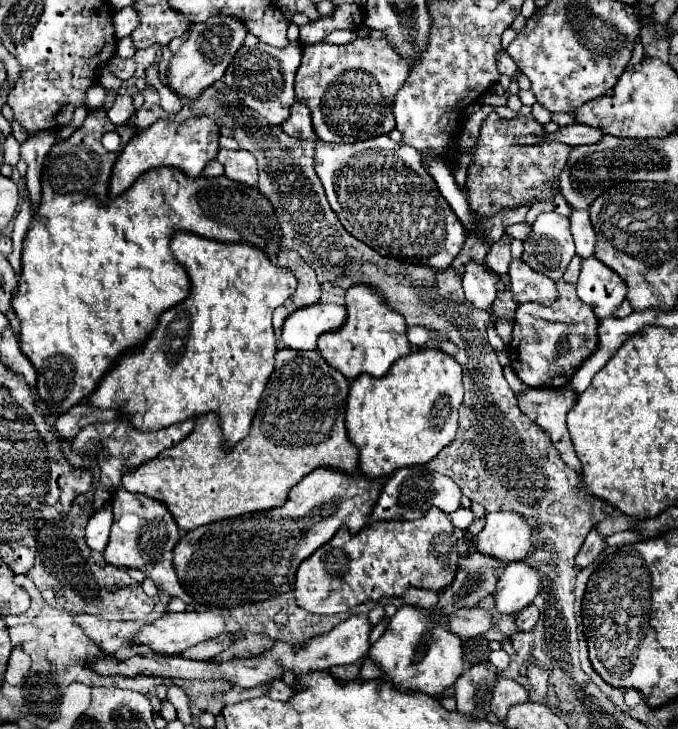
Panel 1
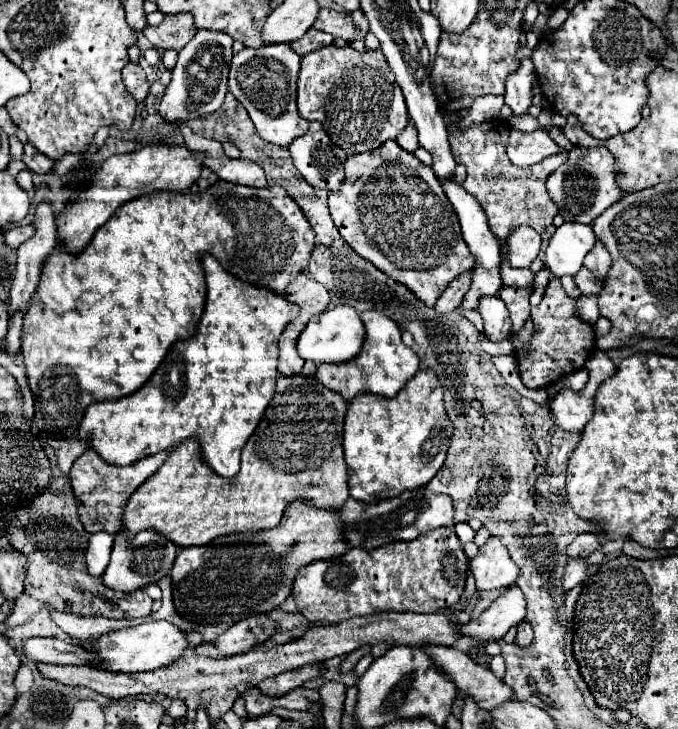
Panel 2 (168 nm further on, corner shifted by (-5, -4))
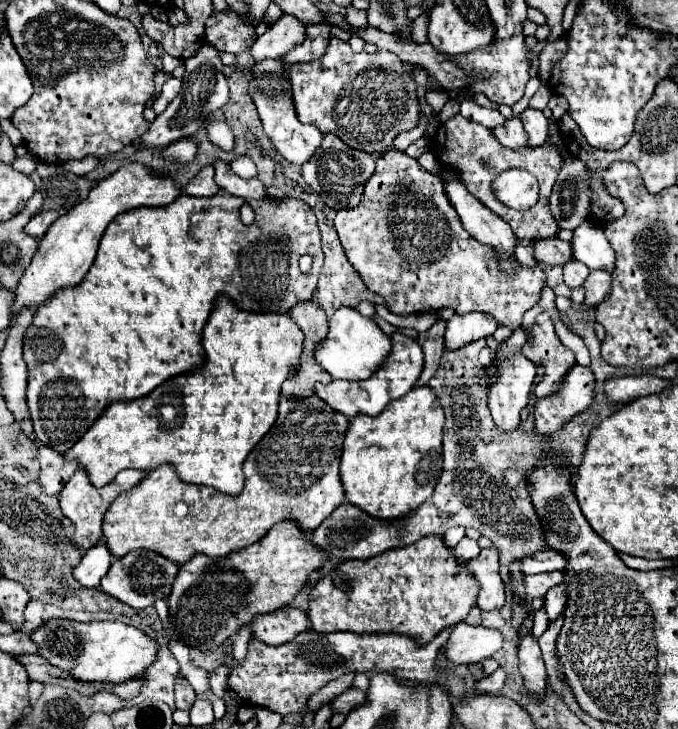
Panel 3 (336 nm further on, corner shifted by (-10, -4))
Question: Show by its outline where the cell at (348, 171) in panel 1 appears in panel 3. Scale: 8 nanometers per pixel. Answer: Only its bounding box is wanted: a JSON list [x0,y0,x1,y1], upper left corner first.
[334,149,546,331]

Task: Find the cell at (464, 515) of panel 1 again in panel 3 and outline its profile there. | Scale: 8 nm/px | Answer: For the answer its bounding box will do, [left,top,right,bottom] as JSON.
[442,527,466,547]

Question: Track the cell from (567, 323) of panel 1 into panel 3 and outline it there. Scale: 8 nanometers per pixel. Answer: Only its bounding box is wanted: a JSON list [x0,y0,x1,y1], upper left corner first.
[524,313,576,399]

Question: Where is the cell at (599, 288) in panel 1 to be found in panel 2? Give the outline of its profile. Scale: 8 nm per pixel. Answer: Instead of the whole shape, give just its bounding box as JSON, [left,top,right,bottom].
[573,267,601,295]

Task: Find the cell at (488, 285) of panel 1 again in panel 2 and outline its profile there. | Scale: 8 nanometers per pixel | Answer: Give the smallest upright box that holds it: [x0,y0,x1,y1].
[479,297,511,341]

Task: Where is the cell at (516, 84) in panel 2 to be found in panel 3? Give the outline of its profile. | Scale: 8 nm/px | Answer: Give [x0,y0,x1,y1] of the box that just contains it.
[520,107,548,147]

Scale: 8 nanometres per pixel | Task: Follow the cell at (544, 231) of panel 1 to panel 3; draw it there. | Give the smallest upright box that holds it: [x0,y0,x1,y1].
[572,223,614,271]

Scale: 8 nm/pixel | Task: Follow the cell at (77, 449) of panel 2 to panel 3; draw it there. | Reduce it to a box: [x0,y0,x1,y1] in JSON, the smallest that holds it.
[38,445,78,495]

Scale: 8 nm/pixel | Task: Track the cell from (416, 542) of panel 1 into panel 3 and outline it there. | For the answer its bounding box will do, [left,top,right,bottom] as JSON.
[308,535,478,643]

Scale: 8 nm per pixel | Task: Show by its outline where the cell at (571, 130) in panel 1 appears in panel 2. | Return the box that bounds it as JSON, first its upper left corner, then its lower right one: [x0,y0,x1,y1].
[507,129,561,167]

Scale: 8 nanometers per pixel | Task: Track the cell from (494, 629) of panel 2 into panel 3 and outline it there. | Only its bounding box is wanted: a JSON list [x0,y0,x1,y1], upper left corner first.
[444,623,504,663]

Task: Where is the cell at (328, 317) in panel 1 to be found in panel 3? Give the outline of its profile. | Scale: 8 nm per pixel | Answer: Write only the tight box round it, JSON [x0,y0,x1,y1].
[314,307,390,379]

